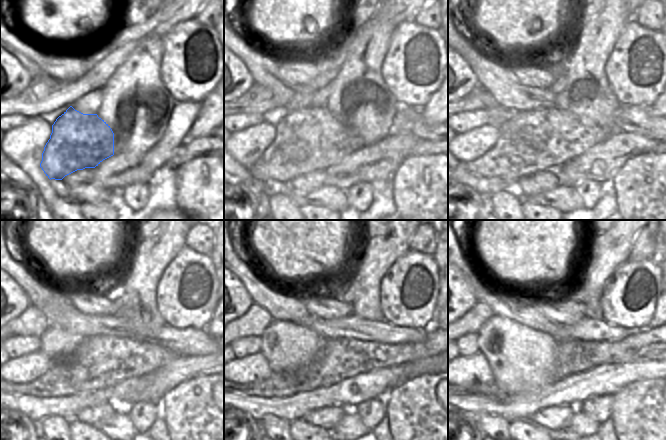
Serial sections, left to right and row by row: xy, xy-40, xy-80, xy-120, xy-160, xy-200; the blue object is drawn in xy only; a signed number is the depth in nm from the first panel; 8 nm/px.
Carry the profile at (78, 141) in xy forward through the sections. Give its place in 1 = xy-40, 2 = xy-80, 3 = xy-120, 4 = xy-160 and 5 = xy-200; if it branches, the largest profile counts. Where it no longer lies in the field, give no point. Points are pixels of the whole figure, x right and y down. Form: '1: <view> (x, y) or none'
1: xy-40 (307, 139)
2: xy-80 (532, 140)
3: xy-120 (97, 362)
4: xy-160 (338, 359)
5: xy-200 (572, 356)

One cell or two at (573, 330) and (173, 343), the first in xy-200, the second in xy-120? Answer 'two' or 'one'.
two

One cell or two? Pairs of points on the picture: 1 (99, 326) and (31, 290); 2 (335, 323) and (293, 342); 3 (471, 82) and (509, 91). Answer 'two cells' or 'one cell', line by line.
1: one cell
2: two cells
3: two cells

